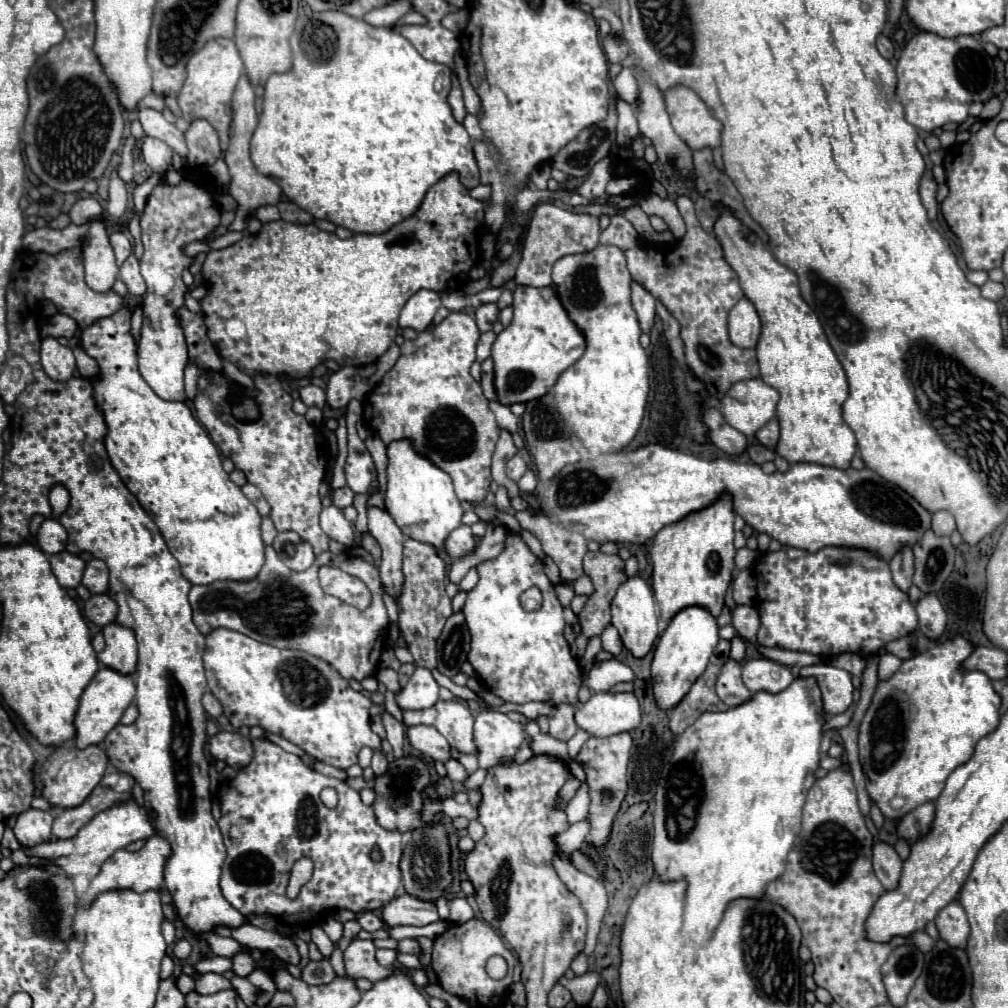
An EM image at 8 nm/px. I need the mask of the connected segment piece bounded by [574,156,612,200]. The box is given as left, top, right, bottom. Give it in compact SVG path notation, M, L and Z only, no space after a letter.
M610 156L600 160L592 168L590 176L578 188L574 188L574 194L580 194L580 196L584 196L588 200L594 200L598 196L606 196L604 188L606 188L606 182L611 178L611 172L609 171L611 160Z

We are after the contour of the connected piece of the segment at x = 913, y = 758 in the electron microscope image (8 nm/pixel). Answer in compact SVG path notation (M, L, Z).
M954 636L954 638L946 640L946 642L940 642L940 644L932 646L932 648L928 648L928 650L924 650L924 652L908 658L908 660L904 660L902 666L898 668L898 672L896 672L894 676L890 676L888 680L880 680L880 682L878 682L876 692L874 692L874 696L872 696L872 704L870 704L870 708L866 710L866 714L864 714L864 718L862 718L862 724L860 724L858 748L860 748L860 762L862 762L862 768L864 768L864 776L866 776L866 790L868 790L870 798L878 804L878 808L882 810L882 814L884 814L886 818L898 820L898 818L902 818L904 814L908 814L910 810L914 810L916 806L920 806L920 804L924 804L924 802L934 802L934 800L940 796L948 774L950 774L954 768L958 768L960 764L968 762L970 756L972 756L972 752L974 752L976 742L978 742L980 738L984 738L986 734L990 734L990 732L998 726L998 722L1000 722L1002 698L1000 698L998 692L994 690L992 680L988 680L988 676L984 676L984 672L966 672L966 670L962 670L962 668L964 668L964 666L962 666L964 660L974 652L974 648L976 648L976 646L974 646L972 642L968 642L966 638Z

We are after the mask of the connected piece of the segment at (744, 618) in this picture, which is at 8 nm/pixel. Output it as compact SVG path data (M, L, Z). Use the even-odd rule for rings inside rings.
M736 606L732 612L732 626L736 634L744 640L756 642L756 632L760 628L760 618L754 606Z

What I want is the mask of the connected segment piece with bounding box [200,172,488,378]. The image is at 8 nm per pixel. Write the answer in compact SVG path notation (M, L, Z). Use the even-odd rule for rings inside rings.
M456 172L444 176L440 182L436 182L424 196L420 208L414 212L414 216L406 218L404 222L392 226L388 232L384 234L354 234L346 240L338 238L336 234L332 232L324 232L320 230L318 226L314 224L306 224L306 226L300 226L300 224L288 224L284 220L276 220L276 222L268 222L262 226L262 230L258 232L258 236L250 238L250 236L244 236L238 244L230 246L230 248L224 248L224 250L212 250L204 262L204 278L208 280L210 288L208 288L208 294L206 298L200 302L202 304L202 310L204 310L204 322L208 326L208 336L210 340L220 348L220 354L230 360L232 364L236 364L242 372L246 374L290 374L290 378L302 378L302 376L308 376L310 370L324 362L324 360L336 360L338 364L342 366L364 366L364 364L372 364L376 362L388 348L390 344L394 342L396 338L396 332L398 332L398 314L404 306L404 302L416 294L418 290L426 288L426 290L434 290L434 292L454 292L454 290L462 290L464 284L468 282L468 274L470 270L476 266L476 262L479 260L477 243L474 239L470 245L468 242L468 236L474 234L482 222L484 222L484 208L488 206L488 202L482 202L482 200L474 200L468 192L468 188L460 182L460 176ZM233 325L236 328L240 328L241 340L234 341L226 332L227 328L232 328Z

